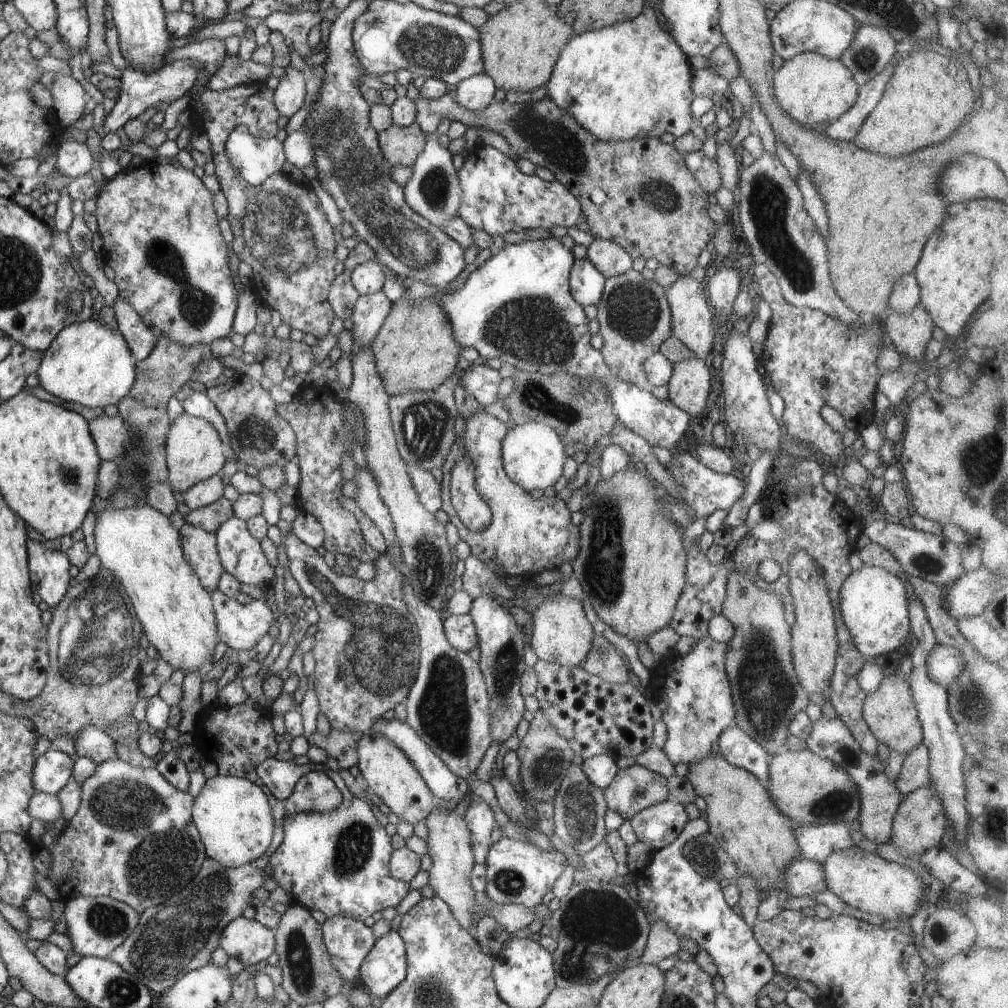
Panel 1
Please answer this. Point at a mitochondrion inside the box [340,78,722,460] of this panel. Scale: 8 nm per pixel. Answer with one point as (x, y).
(535, 330)

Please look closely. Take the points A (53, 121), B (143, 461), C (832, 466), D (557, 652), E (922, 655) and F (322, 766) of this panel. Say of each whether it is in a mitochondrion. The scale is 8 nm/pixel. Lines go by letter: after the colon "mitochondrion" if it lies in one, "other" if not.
A: other
B: mitochondrion
C: other
D: other
E: other
F: other

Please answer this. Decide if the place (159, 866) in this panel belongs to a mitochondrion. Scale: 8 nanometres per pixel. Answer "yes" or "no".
yes

